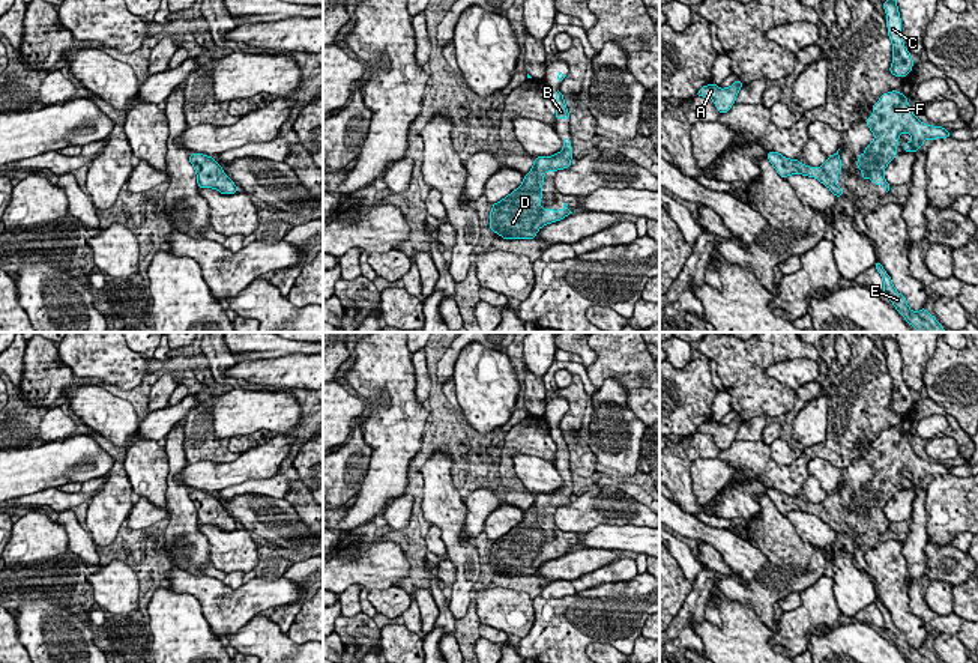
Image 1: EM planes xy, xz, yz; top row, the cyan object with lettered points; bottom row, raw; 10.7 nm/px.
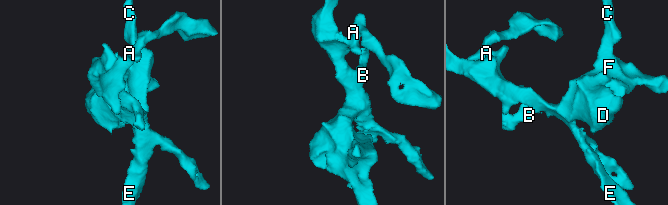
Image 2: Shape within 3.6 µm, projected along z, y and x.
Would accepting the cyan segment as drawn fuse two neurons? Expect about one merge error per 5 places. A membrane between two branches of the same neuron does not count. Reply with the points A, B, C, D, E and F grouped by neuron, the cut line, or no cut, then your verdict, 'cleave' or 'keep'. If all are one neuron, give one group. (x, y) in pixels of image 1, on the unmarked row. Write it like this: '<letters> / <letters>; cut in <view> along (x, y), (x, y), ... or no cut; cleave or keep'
A B C D E F; no cut; keep

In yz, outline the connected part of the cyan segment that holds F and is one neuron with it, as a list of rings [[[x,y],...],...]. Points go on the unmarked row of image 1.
[[[897,427],[883,430],[871,447],[874,450],[867,456],[867,463],[874,477],[858,493],[856,502],[862,508],[862,516],[883,522],[885,531],[889,531],[891,522],[885,517],[883,508],[898,492],[895,484],[900,483],[897,477],[903,469],[912,472],[912,478],[904,480],[904,489],[918,489],[927,475],[946,475],[951,471],[942,463],[931,463],[916,456],[907,434]]]

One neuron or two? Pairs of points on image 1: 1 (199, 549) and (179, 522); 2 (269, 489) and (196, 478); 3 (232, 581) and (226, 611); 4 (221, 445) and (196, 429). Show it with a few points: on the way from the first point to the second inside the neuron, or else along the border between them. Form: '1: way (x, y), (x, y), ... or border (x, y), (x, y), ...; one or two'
1: way (194, 543), (181, 528); one
2: border (271, 477), (247, 478), (212, 493); two
3: border (221, 581), (233, 588), (242, 584); two
4: way (215, 445), (202, 435); one

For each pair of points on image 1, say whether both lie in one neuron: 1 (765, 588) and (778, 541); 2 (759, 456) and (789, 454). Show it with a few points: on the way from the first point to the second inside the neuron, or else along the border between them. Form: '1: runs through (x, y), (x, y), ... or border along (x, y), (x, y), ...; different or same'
1: runs through (777, 576), (778, 554); same
2: border along (768, 445), (778, 463), (798, 457); different

